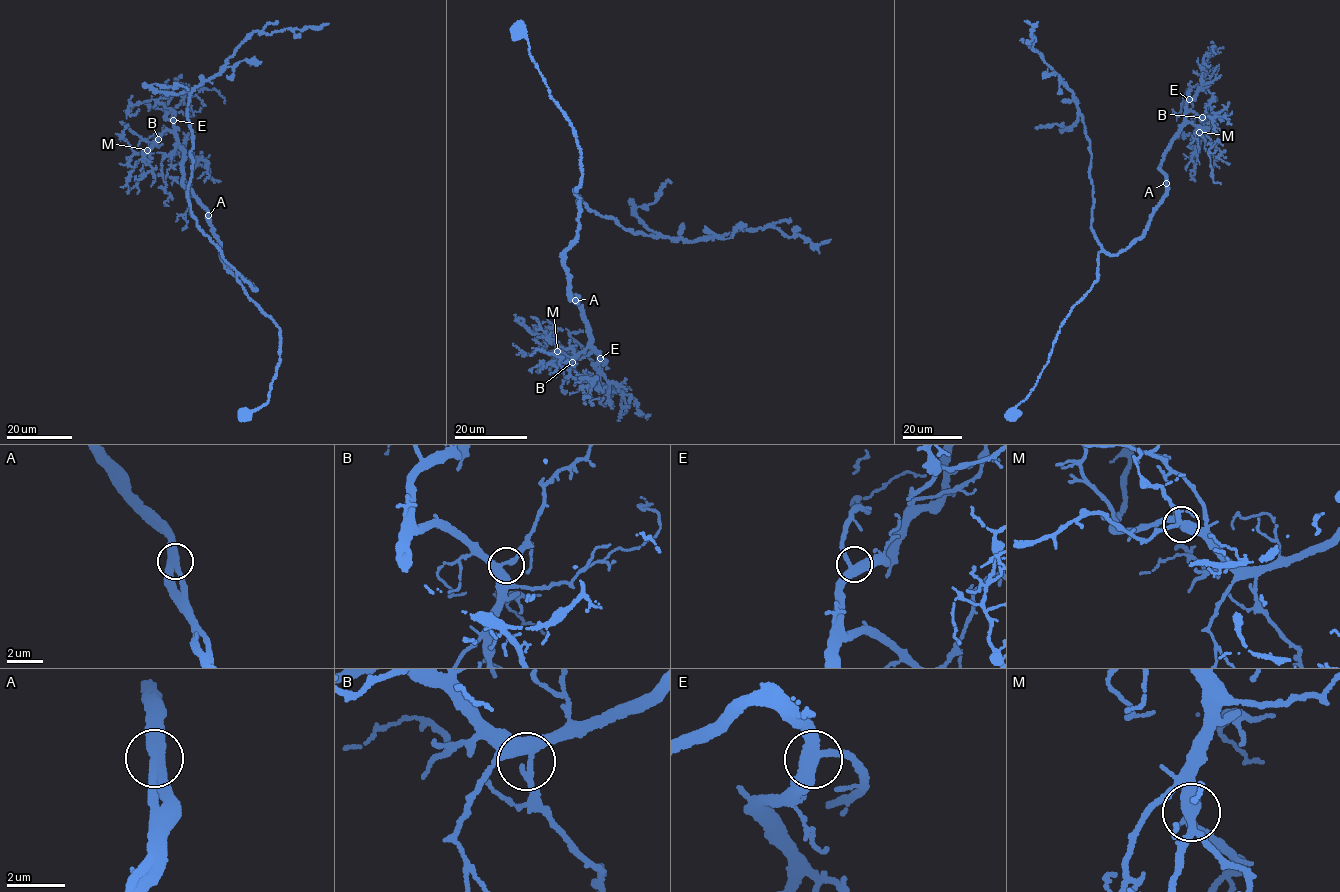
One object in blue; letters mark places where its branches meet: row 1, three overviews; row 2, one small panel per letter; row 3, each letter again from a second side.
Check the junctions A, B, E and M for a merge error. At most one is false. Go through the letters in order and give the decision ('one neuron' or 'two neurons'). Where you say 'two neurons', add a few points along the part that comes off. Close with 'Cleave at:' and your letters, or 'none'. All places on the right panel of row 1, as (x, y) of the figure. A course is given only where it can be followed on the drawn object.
A: one neuron
B: one neuron
E: one neuron
M: one neuron
Cleave at: none

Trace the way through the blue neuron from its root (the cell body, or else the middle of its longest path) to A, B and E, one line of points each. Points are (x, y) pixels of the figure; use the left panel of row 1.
A: (247, 413), (269, 399), (280, 361), (280, 331), (248, 296), (237, 273), (257, 290), (224, 262), (208, 215)
B: (247, 413), (269, 399), (280, 330), (183, 183), (178, 136), (158, 139)
E: (247, 413), (269, 399), (280, 331), (237, 273), (257, 290), (224, 262), (207, 208), (183, 183), (173, 120)

